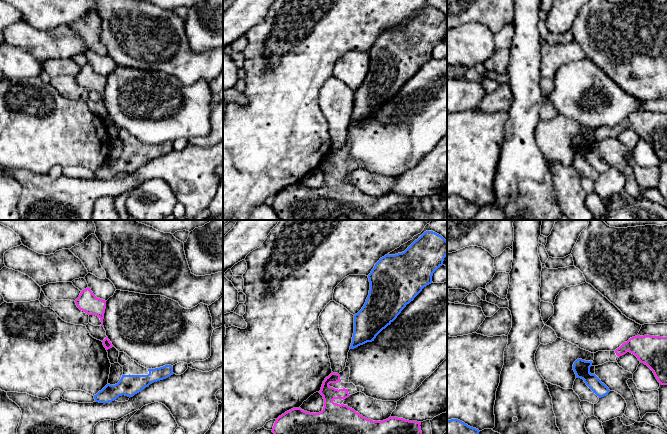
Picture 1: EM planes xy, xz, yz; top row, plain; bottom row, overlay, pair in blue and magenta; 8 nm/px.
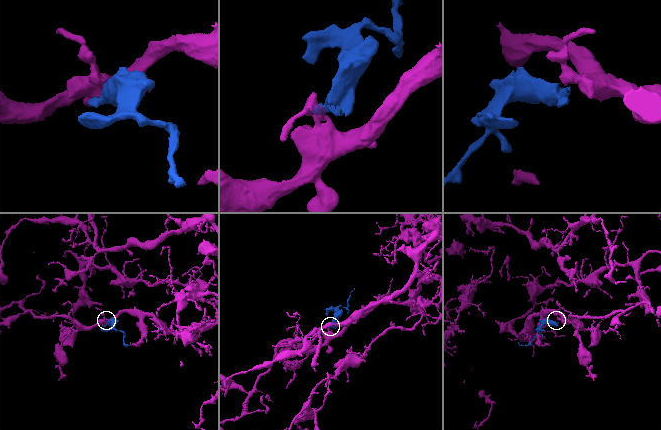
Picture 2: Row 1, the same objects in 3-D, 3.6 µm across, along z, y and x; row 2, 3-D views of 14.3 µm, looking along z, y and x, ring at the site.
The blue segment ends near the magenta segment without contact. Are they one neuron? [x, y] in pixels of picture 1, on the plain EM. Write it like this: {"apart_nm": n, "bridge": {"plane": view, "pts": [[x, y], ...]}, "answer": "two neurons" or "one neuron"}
{"apart_nm": 200, "bridge": {"plane": "yz", "pts": [[592, 138], [615, 128]]}, "answer": "one neuron"}

